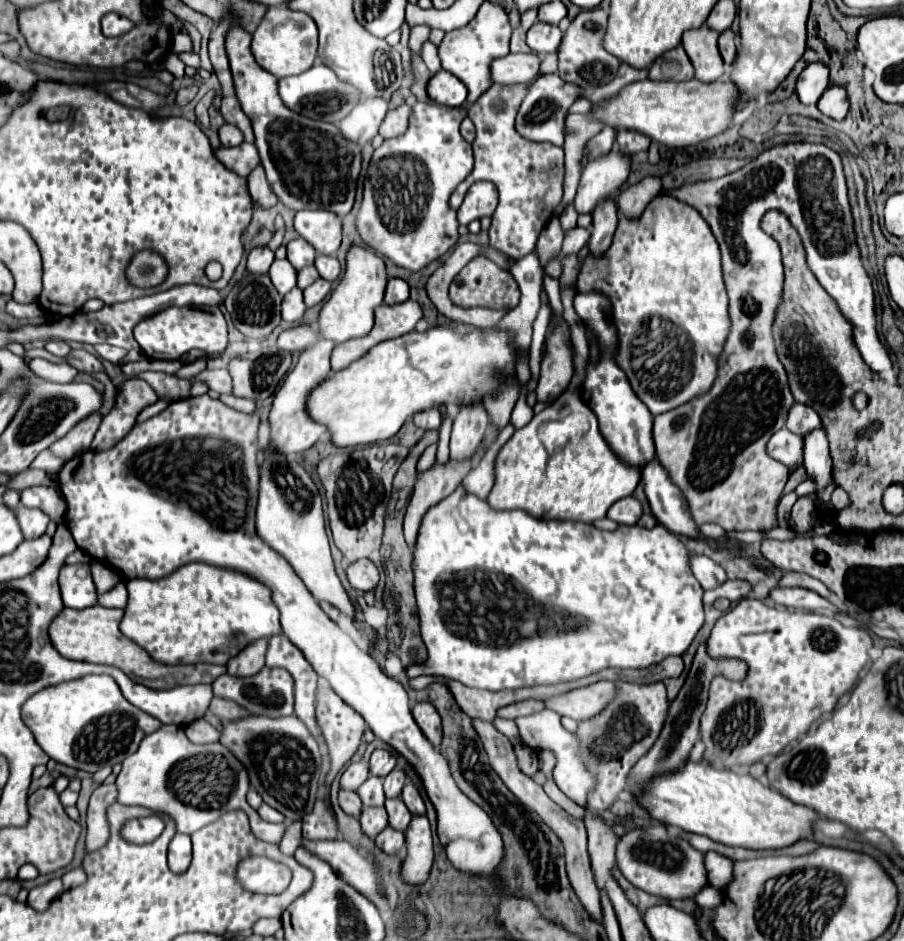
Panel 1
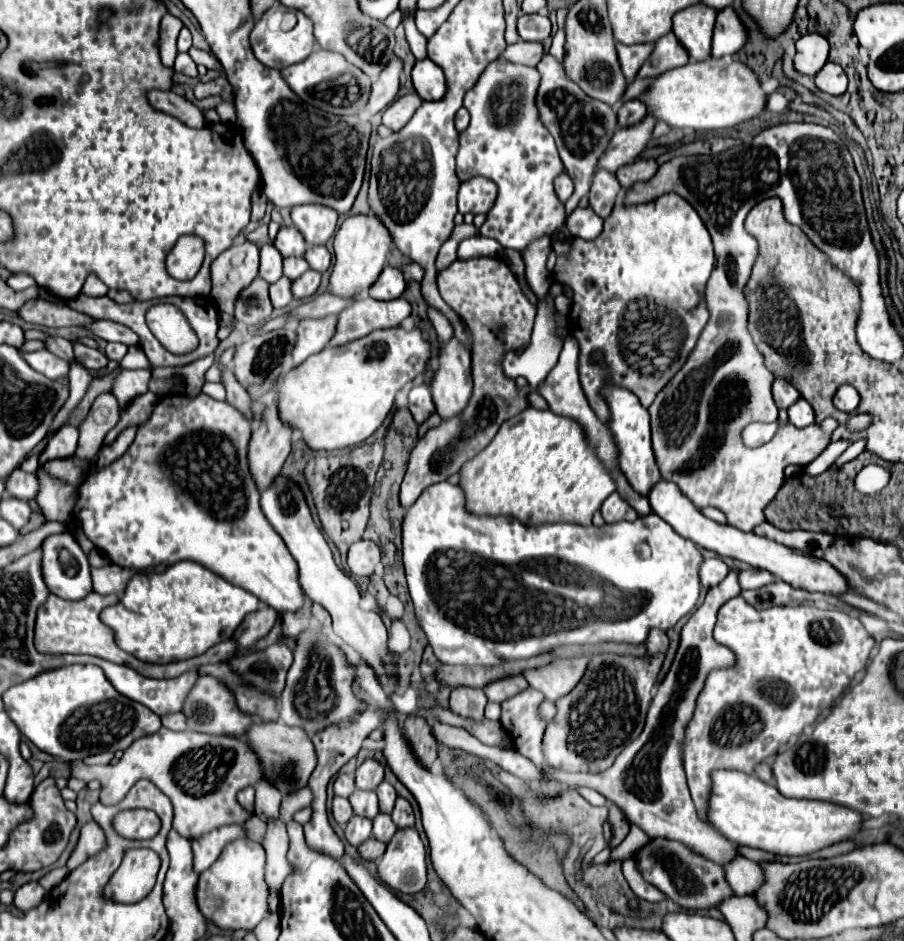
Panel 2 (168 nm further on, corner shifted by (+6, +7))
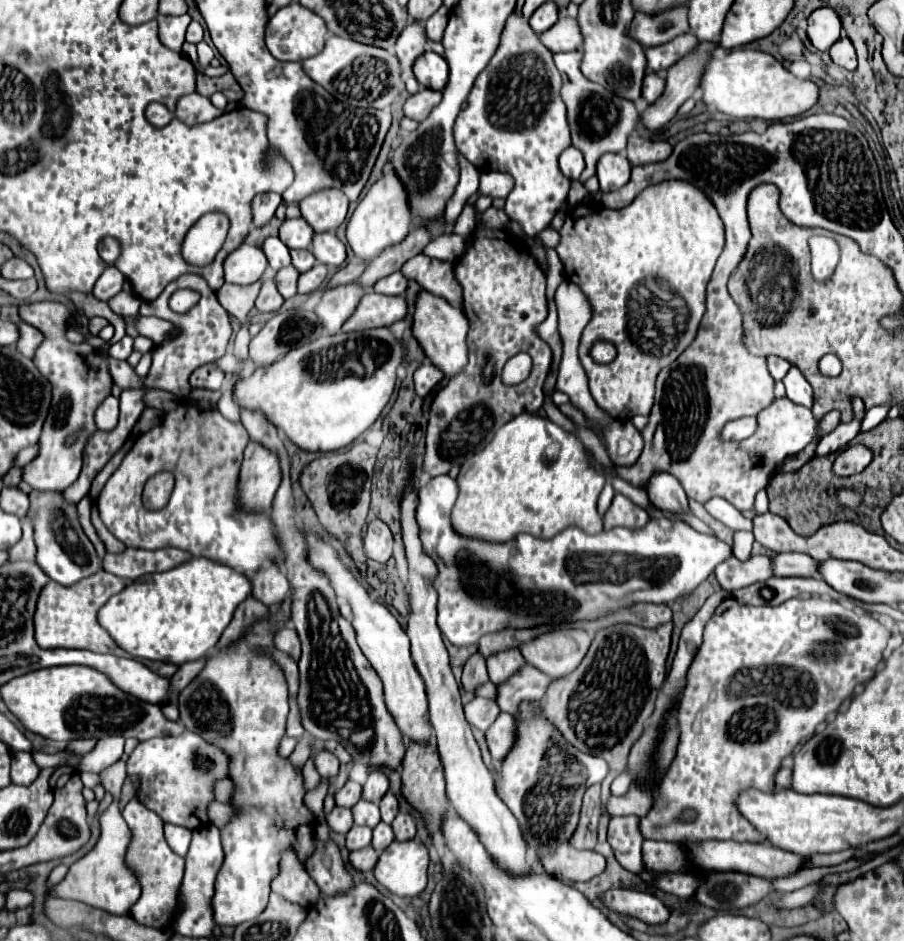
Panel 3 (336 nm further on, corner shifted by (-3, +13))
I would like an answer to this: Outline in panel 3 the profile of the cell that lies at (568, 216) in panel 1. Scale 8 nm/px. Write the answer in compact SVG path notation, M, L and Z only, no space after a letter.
M573 145L567 147L567 149L561 153L561 157L559 157L559 167L561 167L561 171L563 171L565 177L569 177L569 179L579 179L581 171L585 169L585 161L583 161L581 151L577 151Z

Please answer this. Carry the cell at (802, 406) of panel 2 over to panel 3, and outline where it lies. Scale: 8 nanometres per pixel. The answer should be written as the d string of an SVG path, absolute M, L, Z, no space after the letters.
M791 367L783 379L783 385L785 385L785 391L787 391L787 397L799 405L805 405L805 407L811 407L813 405L813 391L811 391L811 385L809 381L803 377L803 373L797 369L797 367Z

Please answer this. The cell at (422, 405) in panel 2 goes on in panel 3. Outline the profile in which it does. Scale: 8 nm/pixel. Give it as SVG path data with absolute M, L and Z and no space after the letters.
M425 359L423 365L415 371L415 391L417 391L417 395L425 397L441 379L443 379L441 371L437 371L437 367L433 367L433 363L429 363L429 359Z

